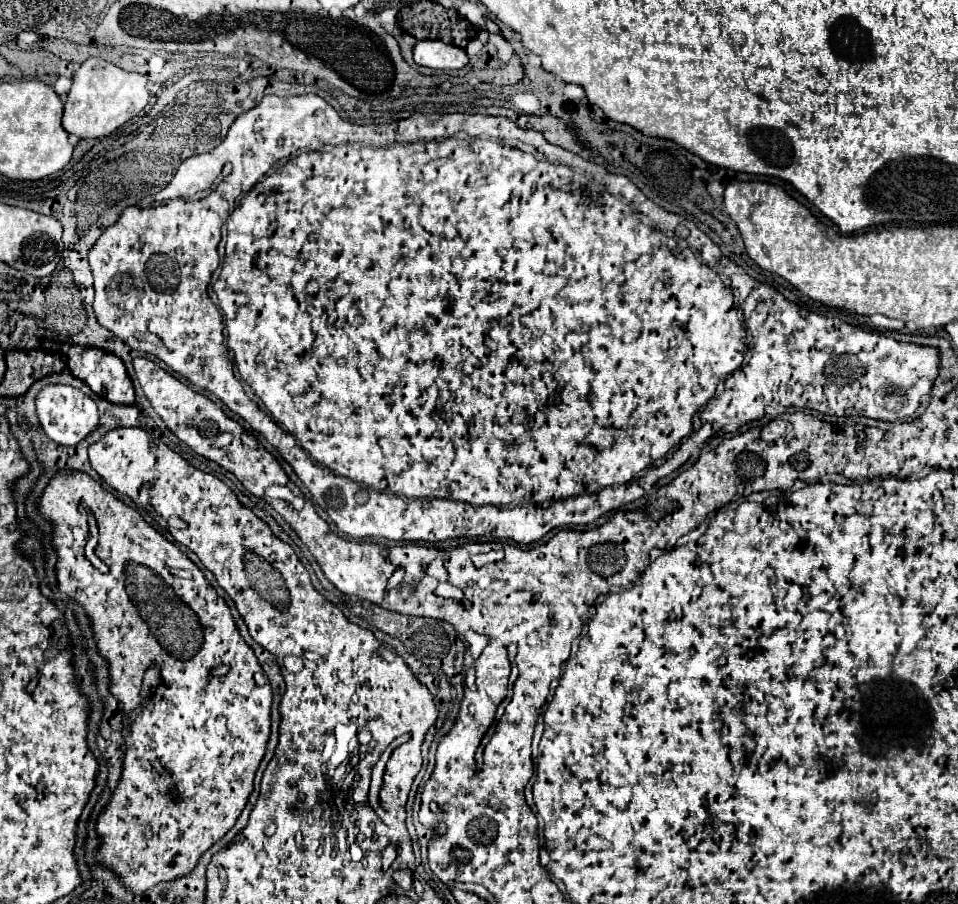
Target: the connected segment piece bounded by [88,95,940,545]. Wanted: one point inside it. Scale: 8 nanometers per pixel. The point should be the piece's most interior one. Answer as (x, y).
(535, 315)

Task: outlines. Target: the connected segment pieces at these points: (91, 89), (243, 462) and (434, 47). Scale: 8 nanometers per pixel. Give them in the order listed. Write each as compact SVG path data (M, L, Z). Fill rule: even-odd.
M88 59L72 77L72 89L64 103L62 127L78 139L100 139L136 117L148 103L146 79L140 73L128 73L104 59Z
M136 357L132 361L132 365L136 371L136 379L140 381L140 387L146 393L152 407L156 409L156 413L162 417L162 421L168 425L168 429L180 441L184 441L188 447L192 447L198 455L202 455L202 457L218 463L222 469L234 473L236 479L254 497L264 497L264 489L268 485L288 485L290 489L294 487L294 483L286 477L284 469L280 467L280 463L264 447L252 449L240 441L240 433L244 433L244 429L234 419L226 417L224 411L216 403L212 403L208 397L192 391L188 385L184 385L182 381L178 381L176 377L172 377L168 371L164 371L162 367L158 367L154 361L150 361L146 357Z
M418 41L414 45L414 63L430 69L462 69L468 65L468 55L464 49L446 45L440 41Z

